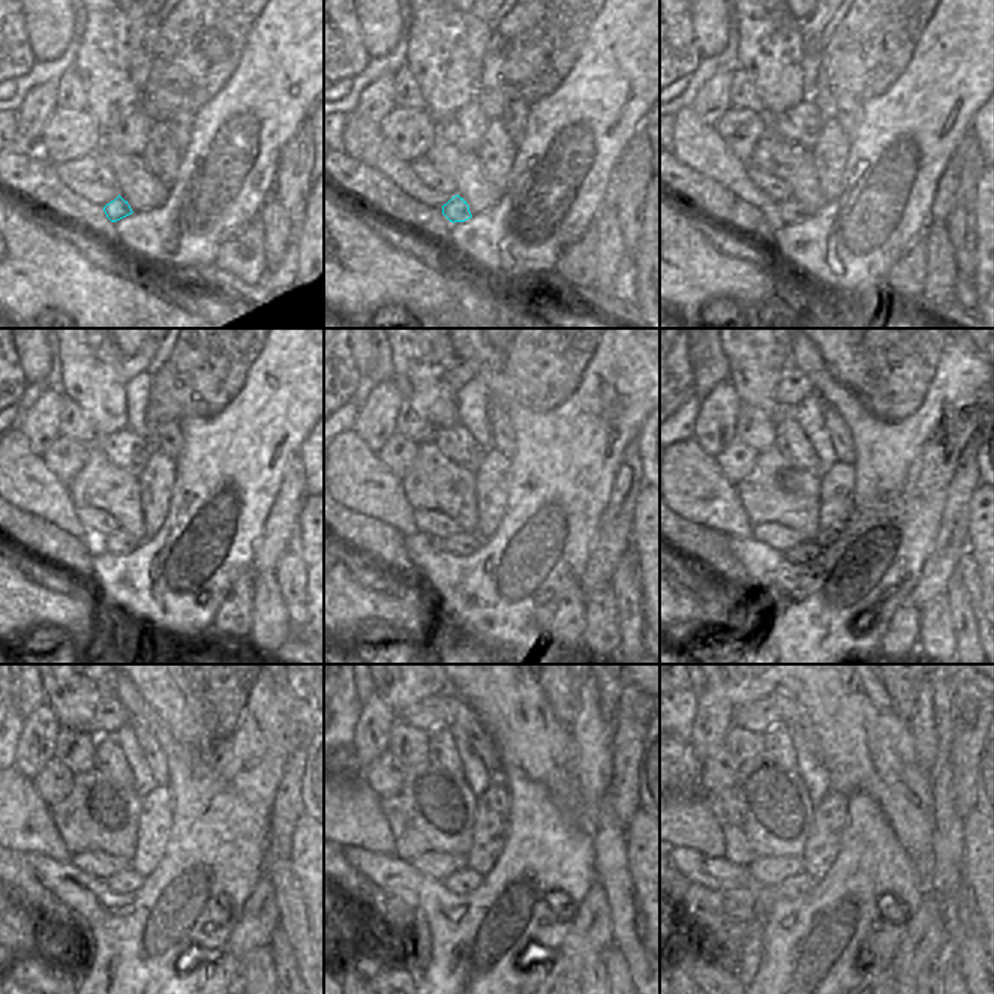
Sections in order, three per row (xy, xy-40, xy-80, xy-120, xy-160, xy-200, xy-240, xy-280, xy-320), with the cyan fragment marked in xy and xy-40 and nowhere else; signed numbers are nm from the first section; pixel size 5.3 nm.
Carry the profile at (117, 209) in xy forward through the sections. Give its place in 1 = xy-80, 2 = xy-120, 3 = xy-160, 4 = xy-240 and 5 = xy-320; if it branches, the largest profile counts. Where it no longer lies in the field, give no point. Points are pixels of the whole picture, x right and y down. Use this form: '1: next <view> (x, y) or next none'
1: next xy-80 (790, 210)
2: next xy-120 (119, 543)
3: next xy-160 (461, 543)
4: next xy-240 (129, 880)
5: next xy-320 (796, 886)

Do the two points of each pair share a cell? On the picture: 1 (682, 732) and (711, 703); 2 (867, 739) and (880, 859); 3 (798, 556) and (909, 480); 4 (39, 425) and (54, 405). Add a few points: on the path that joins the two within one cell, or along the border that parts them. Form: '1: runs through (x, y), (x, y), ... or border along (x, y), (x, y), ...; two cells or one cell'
1: border along (699, 694), (690, 739); two cells
2: border along (847, 796), (855, 792), (867, 793), (892, 828); two cells
3: border along (820, 546), (805, 562), (792, 562), (784, 555); two cells
4: runs through (42, 420), (50, 410); one cell

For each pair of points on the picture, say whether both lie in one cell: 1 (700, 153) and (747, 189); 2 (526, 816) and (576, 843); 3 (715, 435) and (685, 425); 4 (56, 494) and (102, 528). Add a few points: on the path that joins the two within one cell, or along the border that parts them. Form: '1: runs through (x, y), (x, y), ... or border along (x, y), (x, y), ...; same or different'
1: runs through (712, 158), (735, 177); same
2: runs through (538, 828), (553, 843), (564, 843); same
3: border along (700, 402), (693, 425), (693, 437); different
4: border along (75, 507), (75, 516), (86, 529); different

